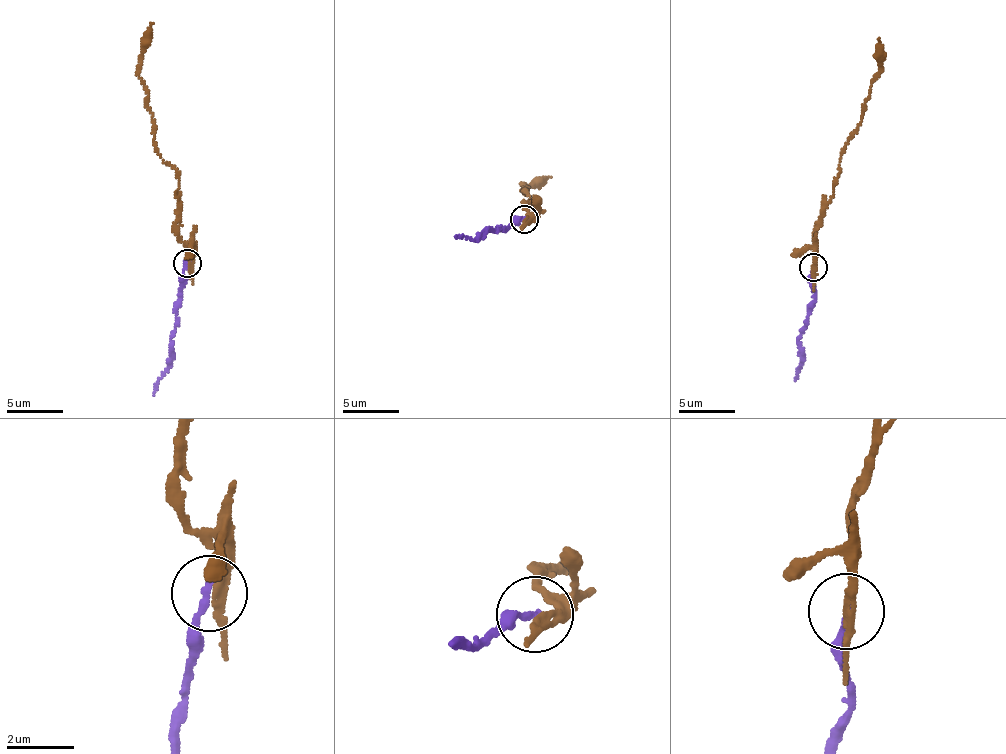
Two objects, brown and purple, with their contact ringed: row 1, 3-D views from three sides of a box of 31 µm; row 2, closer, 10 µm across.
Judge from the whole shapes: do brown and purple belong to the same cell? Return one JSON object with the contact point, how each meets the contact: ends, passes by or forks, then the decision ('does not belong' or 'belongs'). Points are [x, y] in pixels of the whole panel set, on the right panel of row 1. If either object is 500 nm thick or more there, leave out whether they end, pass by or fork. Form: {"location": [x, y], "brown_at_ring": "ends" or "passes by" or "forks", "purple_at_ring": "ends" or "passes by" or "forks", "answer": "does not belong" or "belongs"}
{"location": [813, 267], "brown_at_ring": "passes by", "purple_at_ring": "ends", "answer": "does not belong"}

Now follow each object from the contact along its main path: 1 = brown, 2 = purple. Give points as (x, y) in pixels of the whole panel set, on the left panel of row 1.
1: (189, 264), (193, 250), (181, 239), (179, 226), (179, 175), (158, 152), (139, 75), (142, 38), (153, 23)
2: (187, 263), (169, 347), (170, 367), (157, 381), (153, 395)

